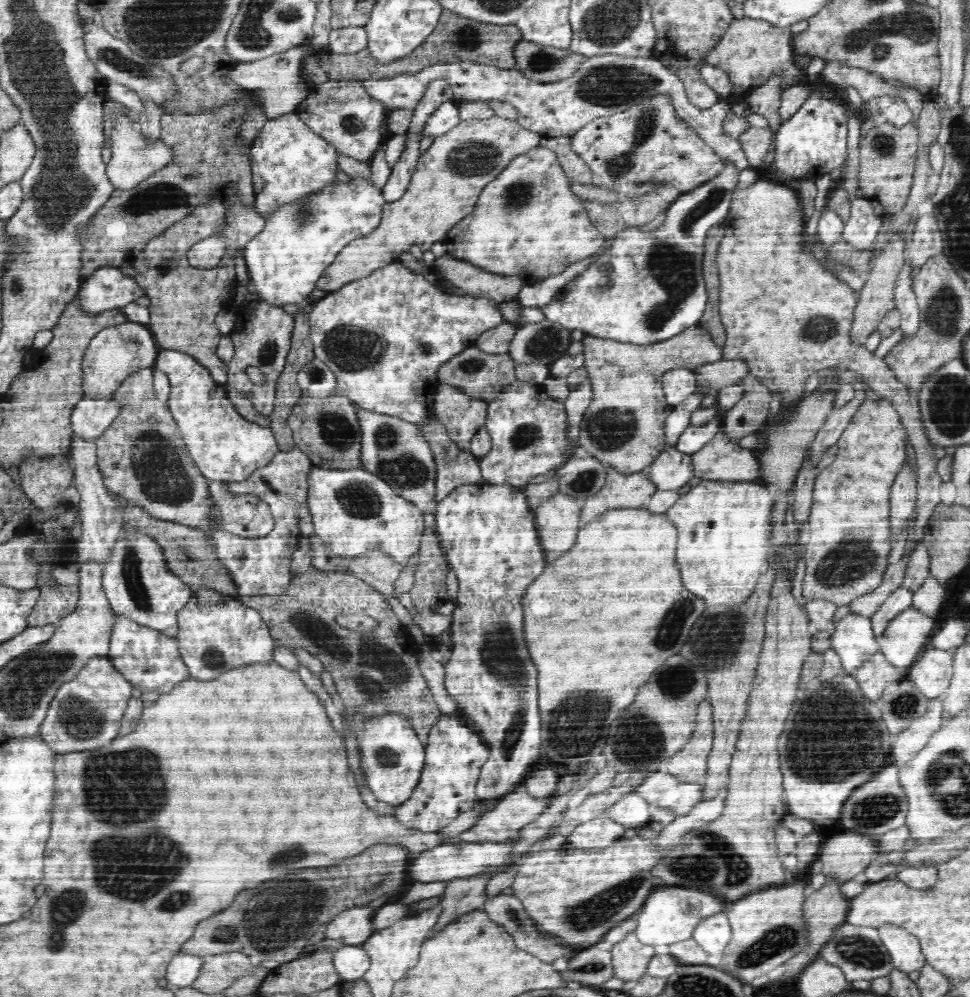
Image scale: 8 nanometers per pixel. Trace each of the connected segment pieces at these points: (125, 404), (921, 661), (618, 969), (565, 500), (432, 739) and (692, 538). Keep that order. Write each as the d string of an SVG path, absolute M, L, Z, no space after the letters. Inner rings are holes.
M154 367L146 368L126 378L113 399L120 404L120 414L112 424L102 432L95 442L97 448L97 466L105 474L106 489L110 489L124 498L128 504L138 505L143 512L151 517L204 530L204 532L218 532L222 530L222 523L214 521L218 511L214 509L212 494L206 478L200 473L193 458L187 450L186 443L180 434L177 422L166 403L158 400L153 387Z
M926 646L918 657L918 660L907 669L907 677L913 680L914 686L928 698L940 696L948 688L952 678L952 658L948 654L950 650L942 650L940 647Z
M634 931L613 946L612 967L620 980L640 980L647 974L650 960L655 956L654 947L642 944Z
M558 492L534 512L538 512L536 530L546 552L560 556L574 546L581 515L576 499Z
M443 714L430 729L425 749L425 768L410 798L396 805L394 818L410 829L440 833L459 814L475 806L475 790L482 765L489 760L489 747L474 729L458 720L457 714Z
M702 481L698 486L692 487L692 489L684 494L665 512L668 515L670 521L673 521L673 525L677 527L677 562L678 566L682 566L682 582L686 582L686 586L690 586L689 589L698 598L704 599L707 604L720 606L720 605L732 605L742 604L748 600L750 593L757 586L757 582L762 573L769 568L769 562L766 560L767 555L770 554L770 537L769 526L767 524L769 520L771 510L771 498L770 489L766 486L759 486L758 482L721 482L721 481Z

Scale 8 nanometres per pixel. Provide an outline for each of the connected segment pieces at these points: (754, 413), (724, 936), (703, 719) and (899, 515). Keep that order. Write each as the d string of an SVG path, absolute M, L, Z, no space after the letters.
M748 375L740 384L744 394L740 401L722 414L723 423L720 431L724 431L729 438L738 443L741 438L762 430L762 422L770 418L770 402L772 393L761 380Z
M726 912L706 917L693 930L691 936L708 954L723 954L725 956L725 946L731 939L731 926Z
M710 701L697 708L696 730L690 740L670 758L668 772L682 782L701 782L706 774L709 754L713 747L713 712Z
M904 463L892 486L892 498L890 498L893 540L898 540L898 536L902 534L902 528L906 526L906 520L909 520L915 512L917 486L918 474L912 471L910 465Z

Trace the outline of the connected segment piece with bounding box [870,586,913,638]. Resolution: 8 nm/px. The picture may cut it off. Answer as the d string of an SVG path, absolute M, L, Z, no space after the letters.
M903 586L895 590L870 618L876 638L882 636L893 618L896 618L903 610L912 607L912 604L912 590Z

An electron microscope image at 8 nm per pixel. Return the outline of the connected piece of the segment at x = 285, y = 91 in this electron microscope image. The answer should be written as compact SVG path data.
M308 42L262 60L237 63L228 74L228 79L233 79L238 86L245 87L246 91L258 92L258 96L264 101L264 113L268 119L278 118L279 115L286 114L288 111L296 112L297 106L308 96L311 86L302 82L299 75L303 50L307 44Z

